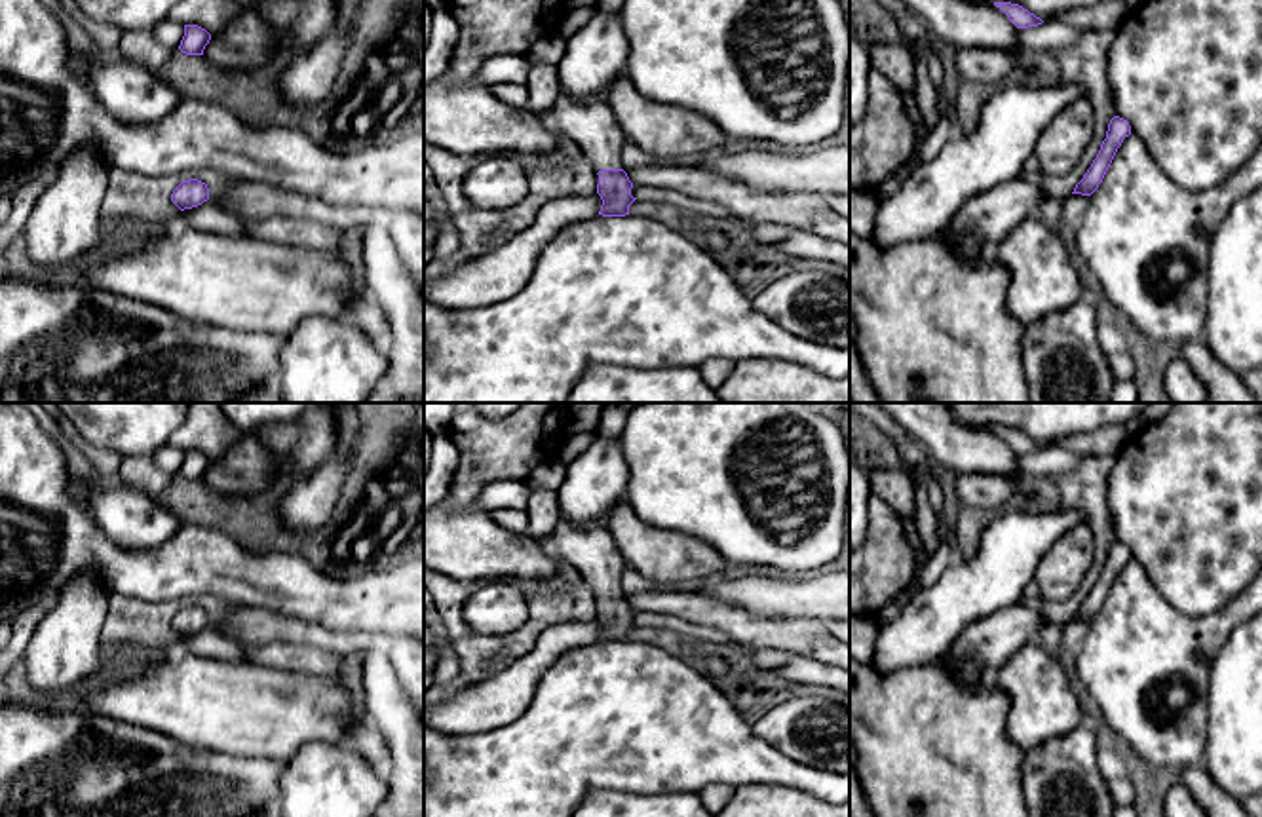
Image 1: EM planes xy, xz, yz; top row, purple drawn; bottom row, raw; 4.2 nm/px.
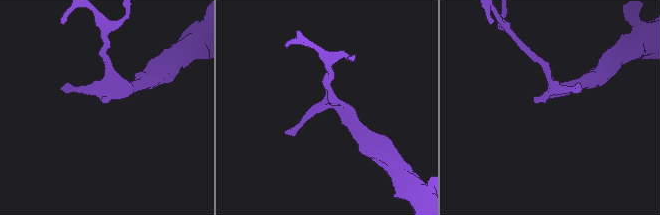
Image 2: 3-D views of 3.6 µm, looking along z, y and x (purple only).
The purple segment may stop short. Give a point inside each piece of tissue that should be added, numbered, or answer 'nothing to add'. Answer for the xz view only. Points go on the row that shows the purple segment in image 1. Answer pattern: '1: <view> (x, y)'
1: xz (590, 122)

